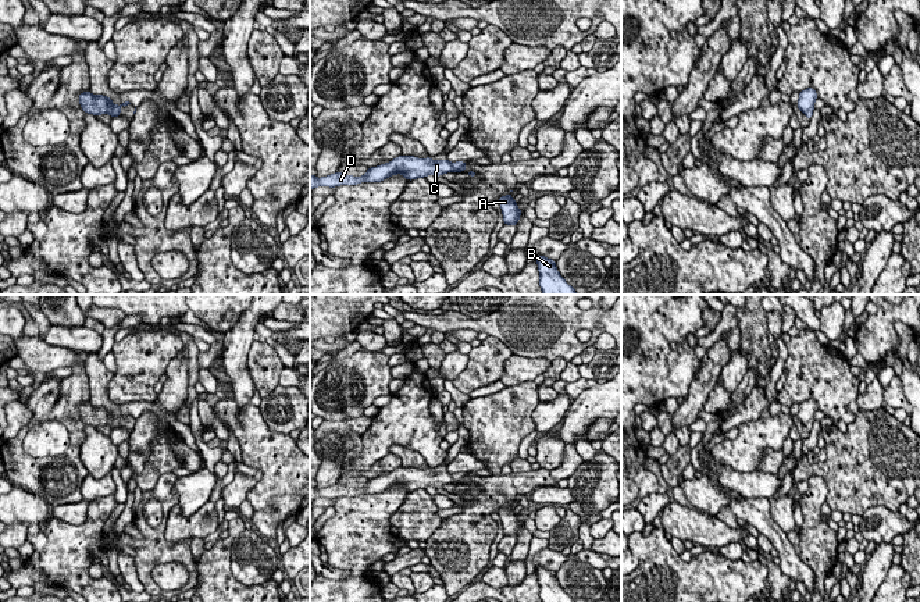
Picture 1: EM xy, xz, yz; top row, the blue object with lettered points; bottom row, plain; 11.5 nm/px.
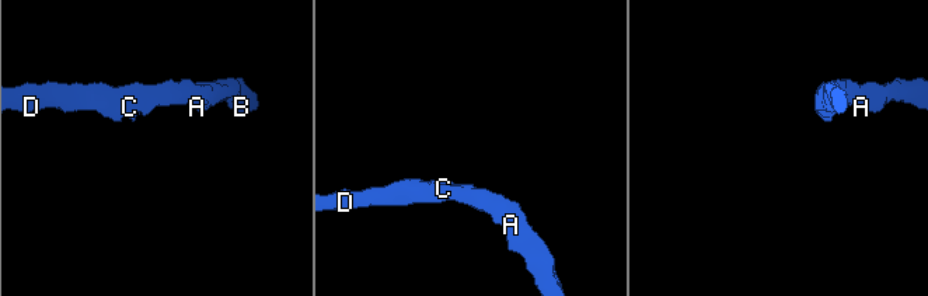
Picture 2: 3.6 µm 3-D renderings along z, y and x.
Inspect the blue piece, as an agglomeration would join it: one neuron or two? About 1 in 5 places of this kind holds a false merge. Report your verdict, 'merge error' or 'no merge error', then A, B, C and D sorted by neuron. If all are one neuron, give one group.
no merge error; groups A B C D

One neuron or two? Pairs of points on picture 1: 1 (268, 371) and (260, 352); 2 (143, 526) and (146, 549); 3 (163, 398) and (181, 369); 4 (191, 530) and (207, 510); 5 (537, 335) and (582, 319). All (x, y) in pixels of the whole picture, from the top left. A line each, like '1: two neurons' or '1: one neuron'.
1: one neuron
2: one neuron
3: one neuron
4: one neuron
5: one neuron

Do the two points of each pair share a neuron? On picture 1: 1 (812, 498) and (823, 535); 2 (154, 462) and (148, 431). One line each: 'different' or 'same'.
1: same
2: different

